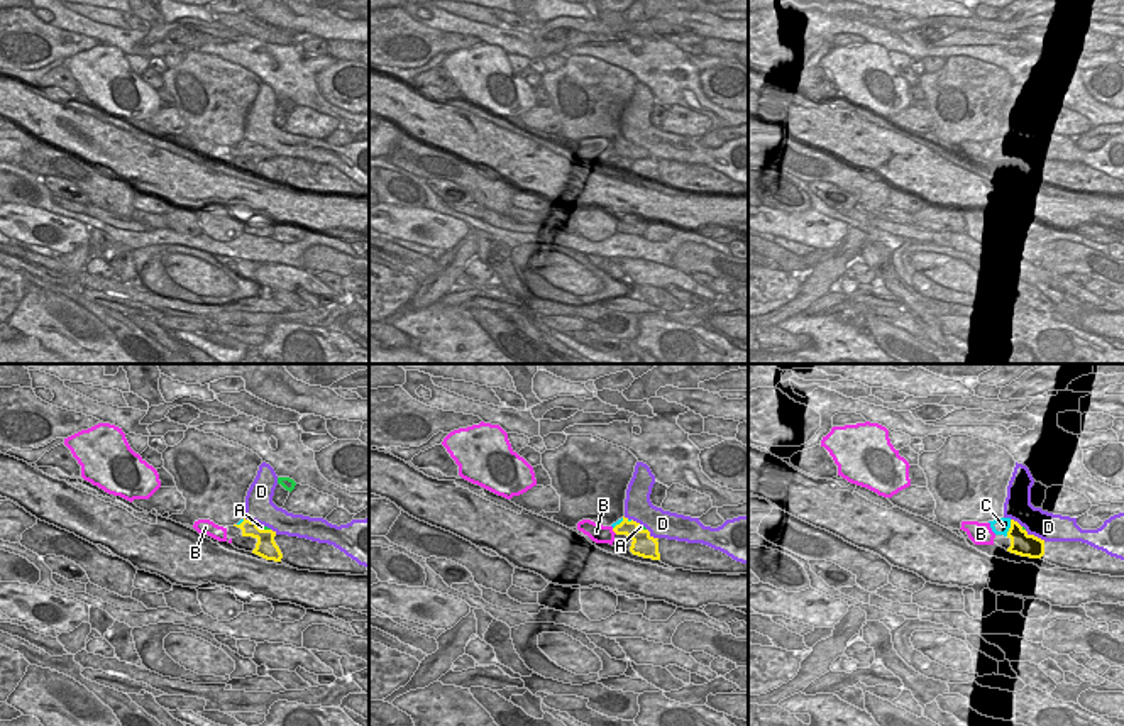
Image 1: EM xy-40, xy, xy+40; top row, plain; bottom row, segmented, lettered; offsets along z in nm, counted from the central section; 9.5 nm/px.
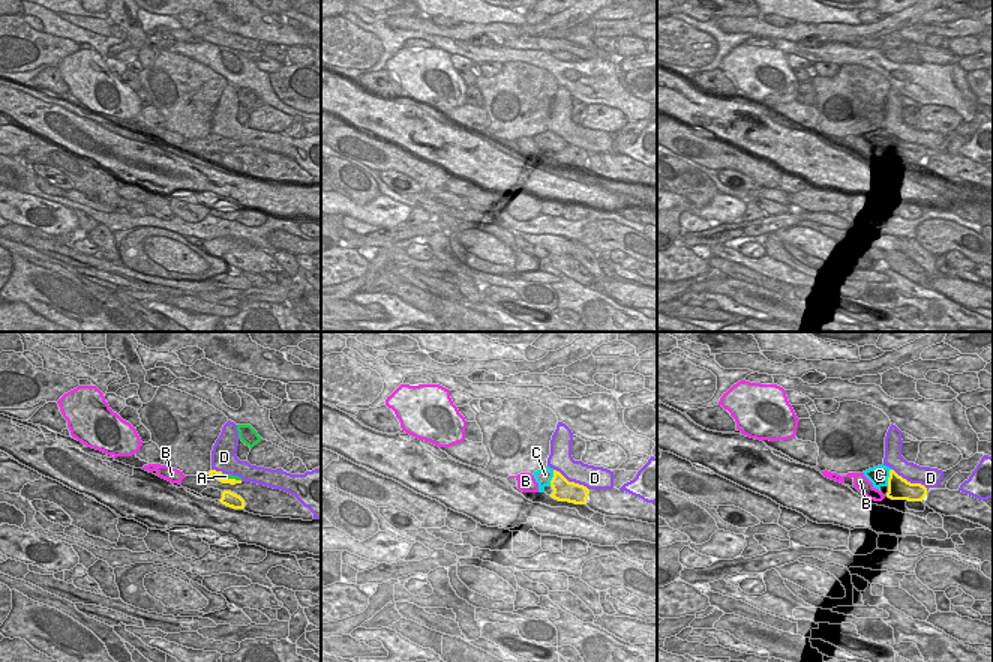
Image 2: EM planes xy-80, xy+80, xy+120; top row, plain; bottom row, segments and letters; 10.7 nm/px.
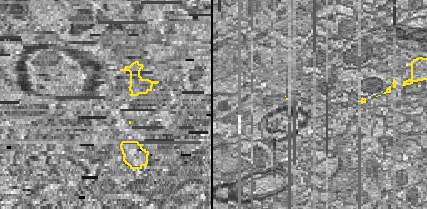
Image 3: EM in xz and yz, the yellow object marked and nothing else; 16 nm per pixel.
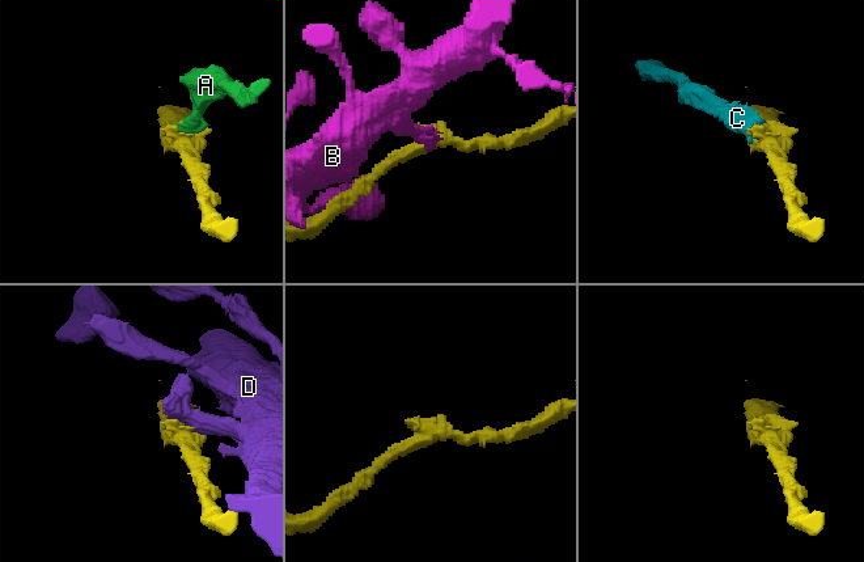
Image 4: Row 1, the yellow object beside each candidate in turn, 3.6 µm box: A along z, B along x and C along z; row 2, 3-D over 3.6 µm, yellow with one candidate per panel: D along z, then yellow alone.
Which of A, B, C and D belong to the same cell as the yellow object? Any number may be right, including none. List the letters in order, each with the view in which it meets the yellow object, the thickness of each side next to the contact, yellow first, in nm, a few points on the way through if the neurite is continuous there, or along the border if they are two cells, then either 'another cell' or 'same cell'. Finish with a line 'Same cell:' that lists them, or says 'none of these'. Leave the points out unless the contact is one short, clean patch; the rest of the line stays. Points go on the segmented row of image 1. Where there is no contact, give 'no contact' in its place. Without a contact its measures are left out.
A: contact in xy-40; calibres 200 and 50 nm; border xy-40 (256, 523), (269, 530); another cell
B: contact in xy; calibres 160 and 170 nm; another cell
C: contact in xy+40; calibres 220 and 160 nm; another cell
D: contact in xy+40; calibres 220 and 280 nm; another cell
Same cell: none of these

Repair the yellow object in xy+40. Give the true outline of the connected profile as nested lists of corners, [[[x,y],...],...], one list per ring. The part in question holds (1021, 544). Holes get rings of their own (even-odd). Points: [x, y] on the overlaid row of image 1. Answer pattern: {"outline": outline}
{"outline": [[[1011,520],[1011,528],[1007,531],[1007,538],[1011,540],[1011,547],[1007,552],[1029,557],[1041,558],[1044,555],[1044,540],[1029,535],[1017,521]]]}

